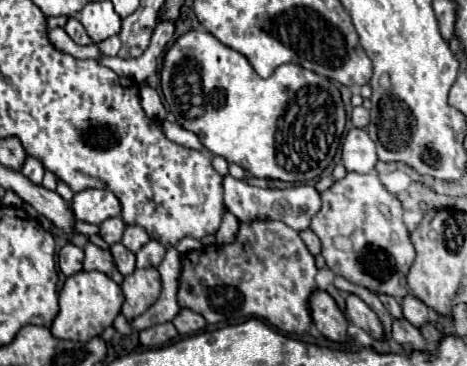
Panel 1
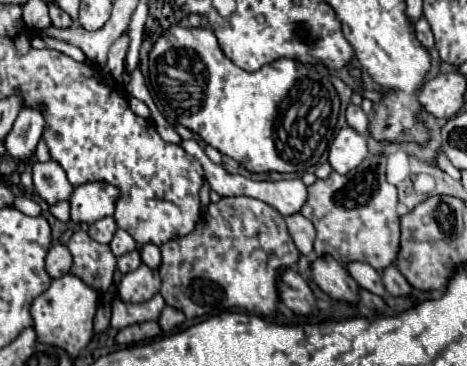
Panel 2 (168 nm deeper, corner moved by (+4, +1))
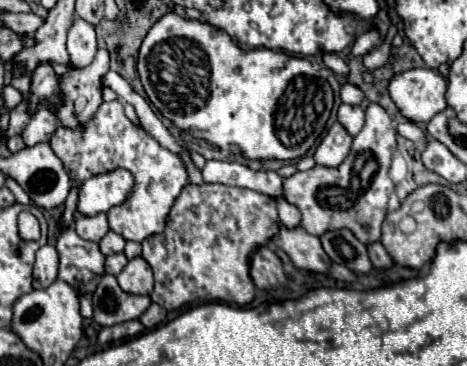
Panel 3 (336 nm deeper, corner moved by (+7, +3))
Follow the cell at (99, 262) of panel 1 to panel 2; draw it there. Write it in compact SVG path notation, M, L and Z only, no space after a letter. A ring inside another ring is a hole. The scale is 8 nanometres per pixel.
M79 230L69 240L69 250L73 254L71 274L85 280L91 288L107 292L113 284L113 272L117 268L117 258L107 244L99 244L89 238L87 232Z

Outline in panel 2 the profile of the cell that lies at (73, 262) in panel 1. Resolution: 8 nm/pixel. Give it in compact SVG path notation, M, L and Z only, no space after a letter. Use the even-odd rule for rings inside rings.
M57 244L49 250L49 254L45 258L45 268L51 278L61 278L71 270L71 262L73 262L73 258L71 258L71 252L67 250L67 246Z

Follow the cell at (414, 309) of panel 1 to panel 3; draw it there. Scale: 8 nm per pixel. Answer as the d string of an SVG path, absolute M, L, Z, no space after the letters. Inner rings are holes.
M380 242L376 244L368 244L368 254L370 254L370 260L376 268L390 268L392 266L392 258L388 256L388 252L384 250L384 246Z

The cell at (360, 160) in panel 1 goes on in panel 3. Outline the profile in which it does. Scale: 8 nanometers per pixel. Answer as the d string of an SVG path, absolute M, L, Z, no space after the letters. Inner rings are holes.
M334 122L332 128L326 132L322 142L314 152L314 160L320 166L338 166L348 156L352 146L352 136L344 130L342 124Z

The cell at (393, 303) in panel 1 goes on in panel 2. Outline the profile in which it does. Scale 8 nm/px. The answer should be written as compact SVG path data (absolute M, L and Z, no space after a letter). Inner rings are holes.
M351 262L347 270L349 270L349 274L353 276L353 280L355 280L361 288L365 288L365 290L381 296L381 298L385 298L387 292L385 292L385 286L383 286L383 282L381 282L381 276L379 276L369 264Z

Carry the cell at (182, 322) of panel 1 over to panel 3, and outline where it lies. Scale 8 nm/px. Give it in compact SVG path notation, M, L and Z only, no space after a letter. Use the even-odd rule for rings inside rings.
M150 304L150 308L138 320L144 324L144 328L152 330L152 328L156 328L158 324L162 324L166 320L166 310L160 308L158 304Z

